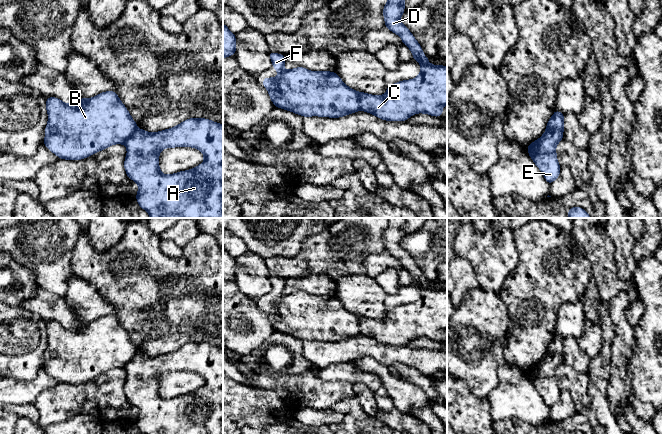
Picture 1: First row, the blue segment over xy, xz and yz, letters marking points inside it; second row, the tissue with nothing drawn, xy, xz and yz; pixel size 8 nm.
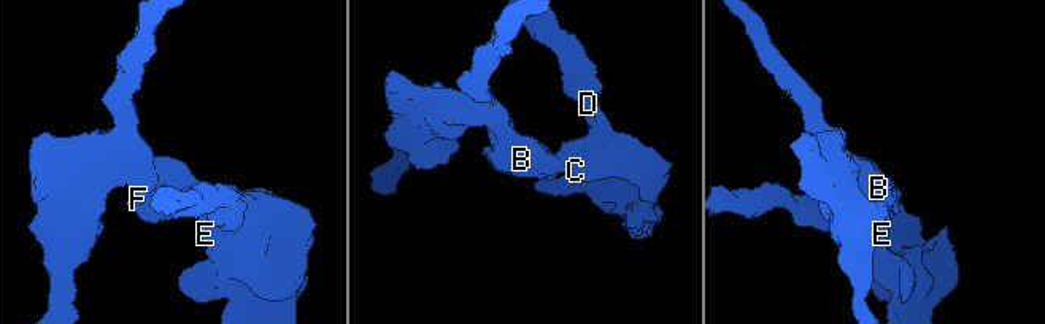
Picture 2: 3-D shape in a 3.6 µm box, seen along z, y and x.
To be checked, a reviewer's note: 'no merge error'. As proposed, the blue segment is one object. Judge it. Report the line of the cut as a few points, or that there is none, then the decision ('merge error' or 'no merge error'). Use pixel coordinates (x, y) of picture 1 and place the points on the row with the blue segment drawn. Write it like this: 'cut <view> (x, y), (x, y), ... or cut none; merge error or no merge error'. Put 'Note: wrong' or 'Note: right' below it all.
cut xz (357, 92), (361, 109); merge error
Note: wrong

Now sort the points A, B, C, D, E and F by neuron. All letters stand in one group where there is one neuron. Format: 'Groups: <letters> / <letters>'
Groups: A C D E / B F

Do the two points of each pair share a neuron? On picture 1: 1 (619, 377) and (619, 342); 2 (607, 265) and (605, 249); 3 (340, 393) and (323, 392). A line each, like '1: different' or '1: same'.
1: same
2: same
3: same

